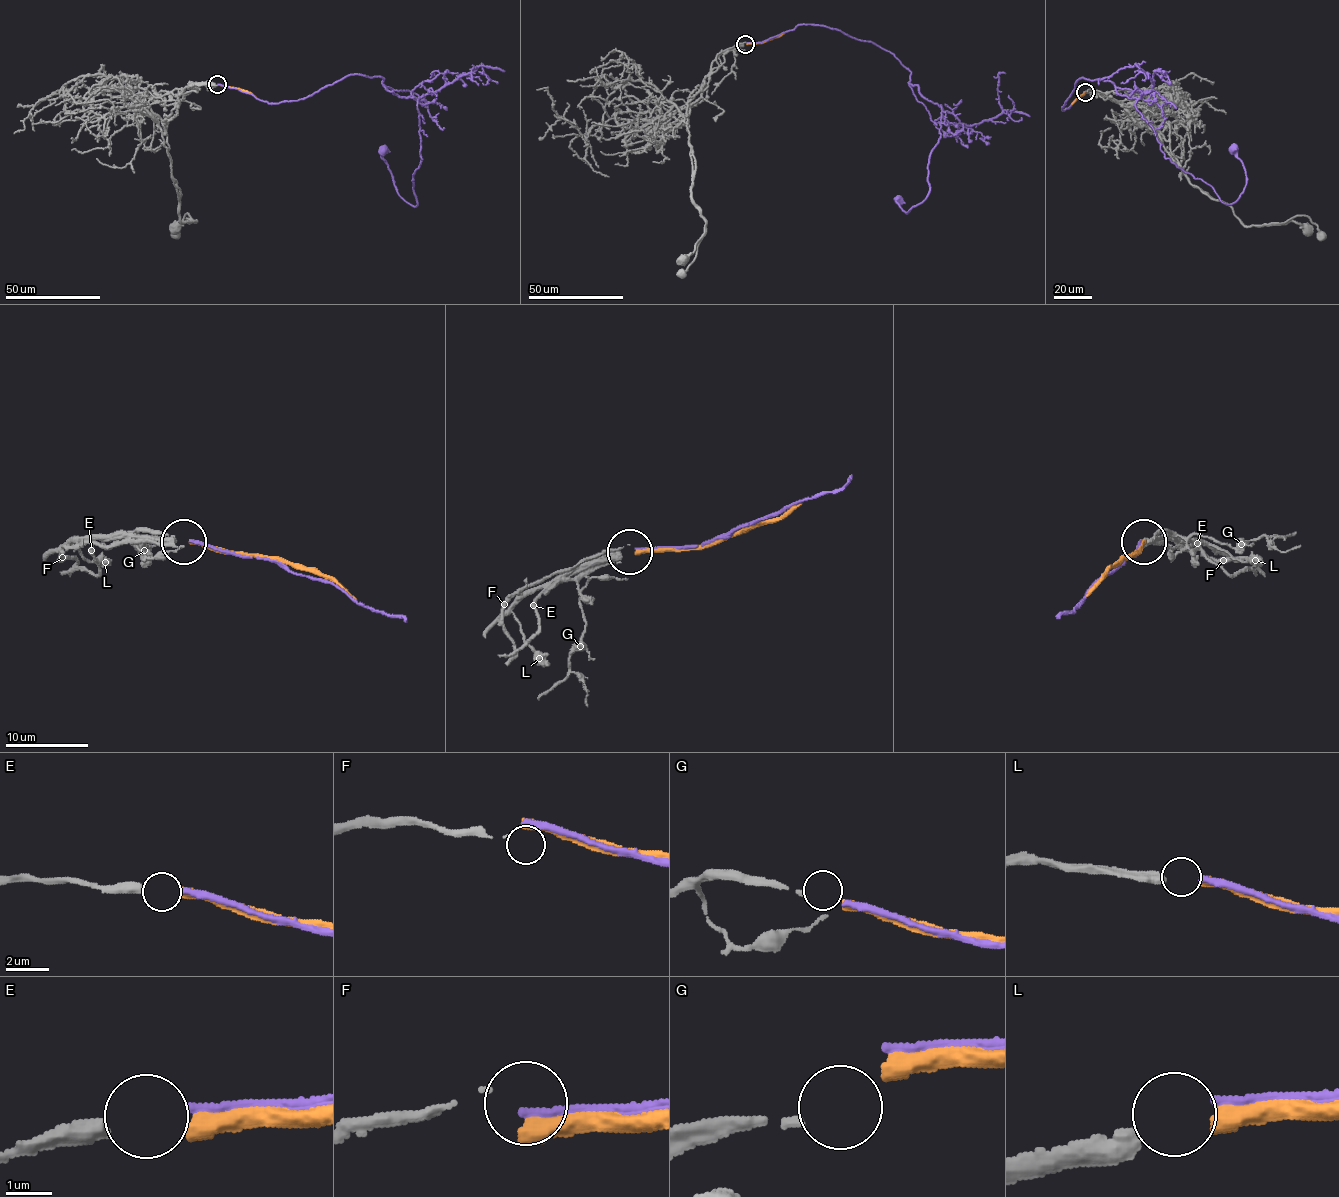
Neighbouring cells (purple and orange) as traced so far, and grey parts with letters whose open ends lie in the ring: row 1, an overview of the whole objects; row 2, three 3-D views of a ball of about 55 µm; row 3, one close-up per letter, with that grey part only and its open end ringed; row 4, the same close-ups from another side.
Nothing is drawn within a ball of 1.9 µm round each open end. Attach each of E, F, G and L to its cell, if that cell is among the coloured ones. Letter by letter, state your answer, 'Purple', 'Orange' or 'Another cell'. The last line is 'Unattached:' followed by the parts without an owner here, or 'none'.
E: Purple
F: Another cell
G: Another cell
L: Orange
Unattached: F, G

